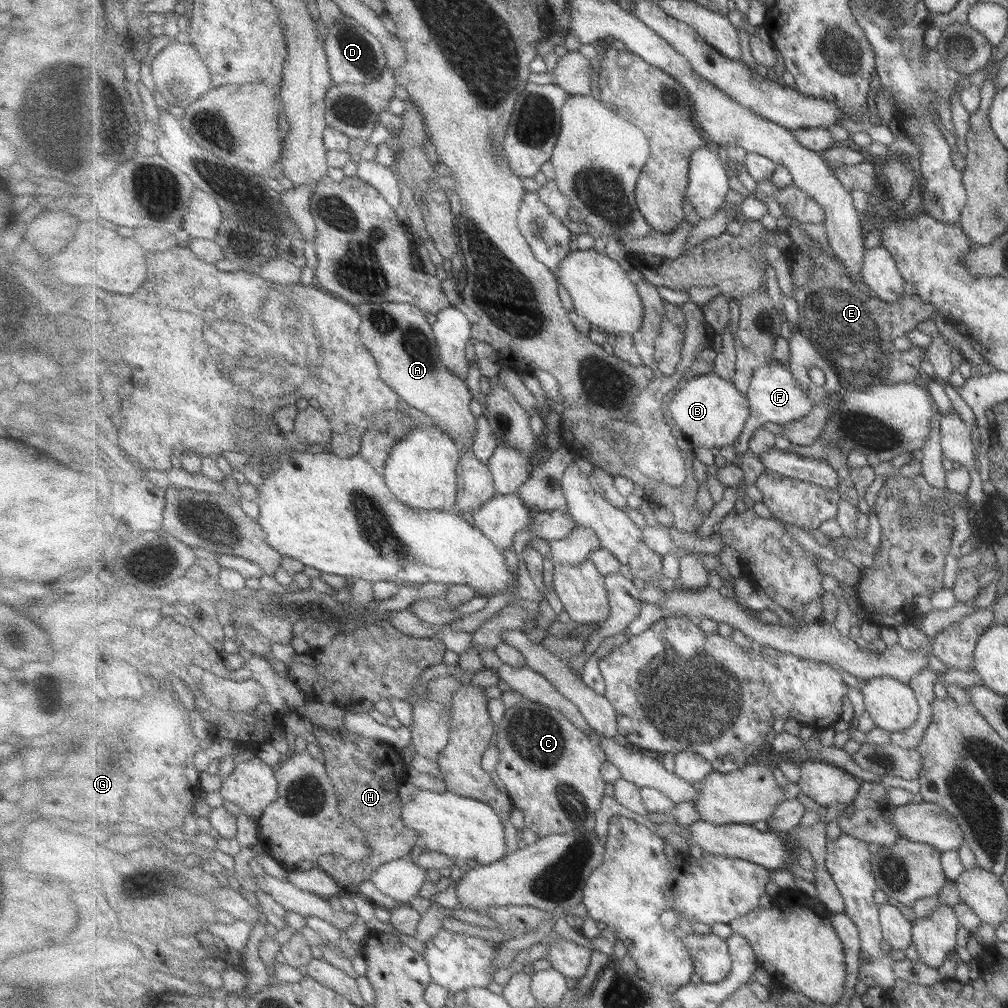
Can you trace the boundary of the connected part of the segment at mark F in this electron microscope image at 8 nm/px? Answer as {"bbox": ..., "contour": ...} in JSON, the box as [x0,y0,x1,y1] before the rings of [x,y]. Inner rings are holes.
{"bbox":[734,360,815,464],"contour":[[[777,360],[755,370],[748,390],[748,402],[750,403],[750,417],[747,420],[746,429],[735,442],[734,452],[738,458],[735,464],[741,462],[743,452],[750,449],[753,433],[761,429],[763,424],[771,422],[781,425],[803,420],[815,406],[814,402],[803,392],[802,386],[799,386],[795,375],[788,369],[788,365]]]}

